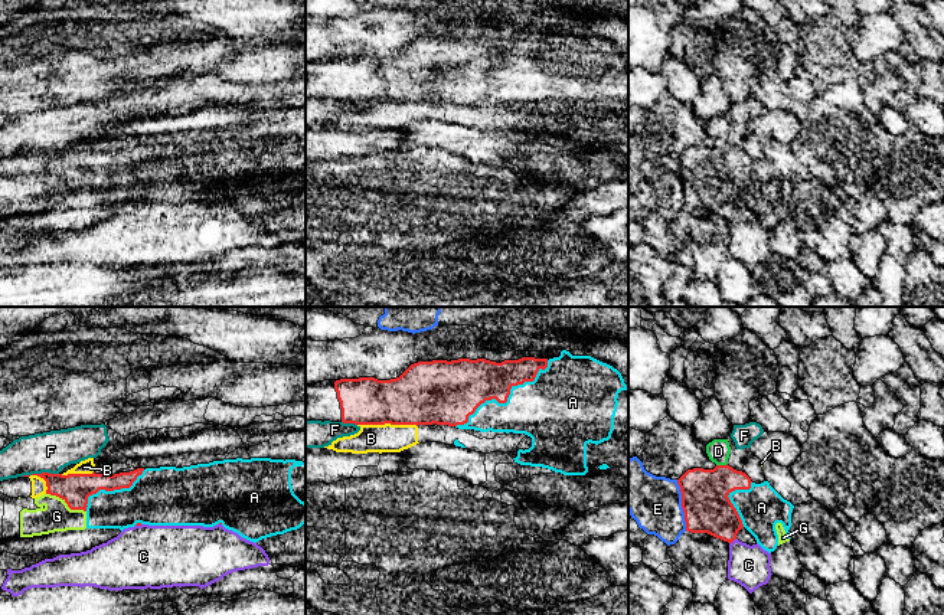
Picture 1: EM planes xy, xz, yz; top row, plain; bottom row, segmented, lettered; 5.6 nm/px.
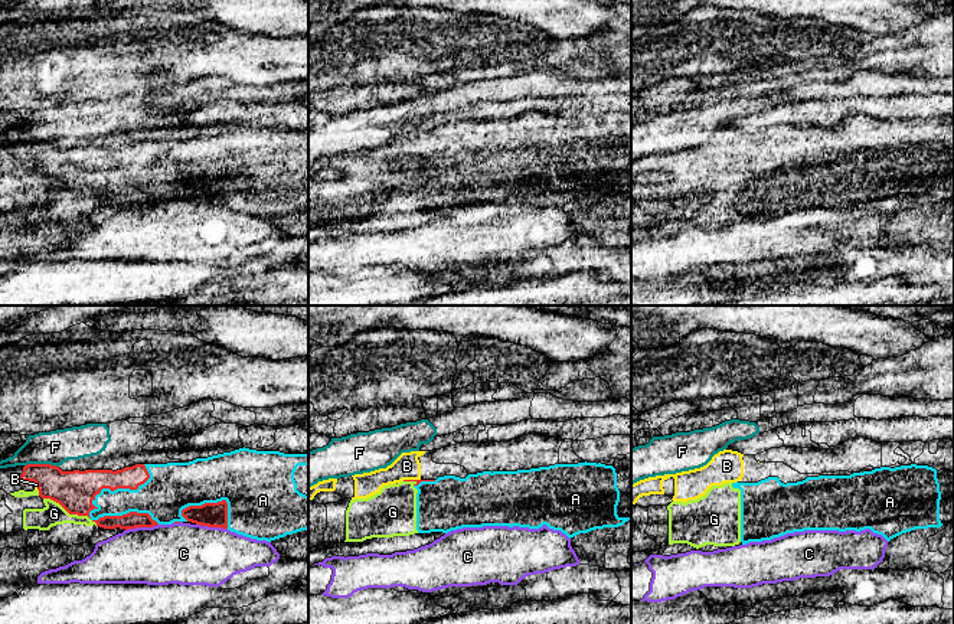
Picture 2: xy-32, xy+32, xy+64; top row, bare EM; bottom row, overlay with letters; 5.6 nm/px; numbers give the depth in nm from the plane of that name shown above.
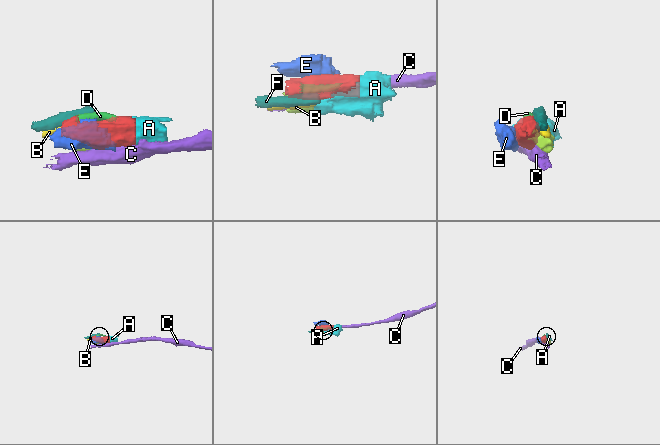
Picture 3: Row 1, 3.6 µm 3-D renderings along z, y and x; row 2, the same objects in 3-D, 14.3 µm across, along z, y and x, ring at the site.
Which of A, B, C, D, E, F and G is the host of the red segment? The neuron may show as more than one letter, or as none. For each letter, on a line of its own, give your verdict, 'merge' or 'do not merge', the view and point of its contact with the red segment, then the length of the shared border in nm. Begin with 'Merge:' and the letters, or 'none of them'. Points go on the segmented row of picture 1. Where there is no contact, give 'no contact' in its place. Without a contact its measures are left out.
Merge: A, D
A: merge; meets red in xz at (506, 399); contact 650 nm long
B: do not merge; meets red in xz at (388, 422); contact 340 nm long
C: do not merge; meets red in yz at (732, 540); contact 50 nm long
D: merge; meets red in yz at (721, 465); contact 70 nm long
E: do not merge; meets red in yz at (682, 506); contact 300 nm long
F: do not merge; meets red in xy at (39, 474); contact 200 nm long
G: do not merge; meets red in xy at (67, 503); contact 240 nm long

